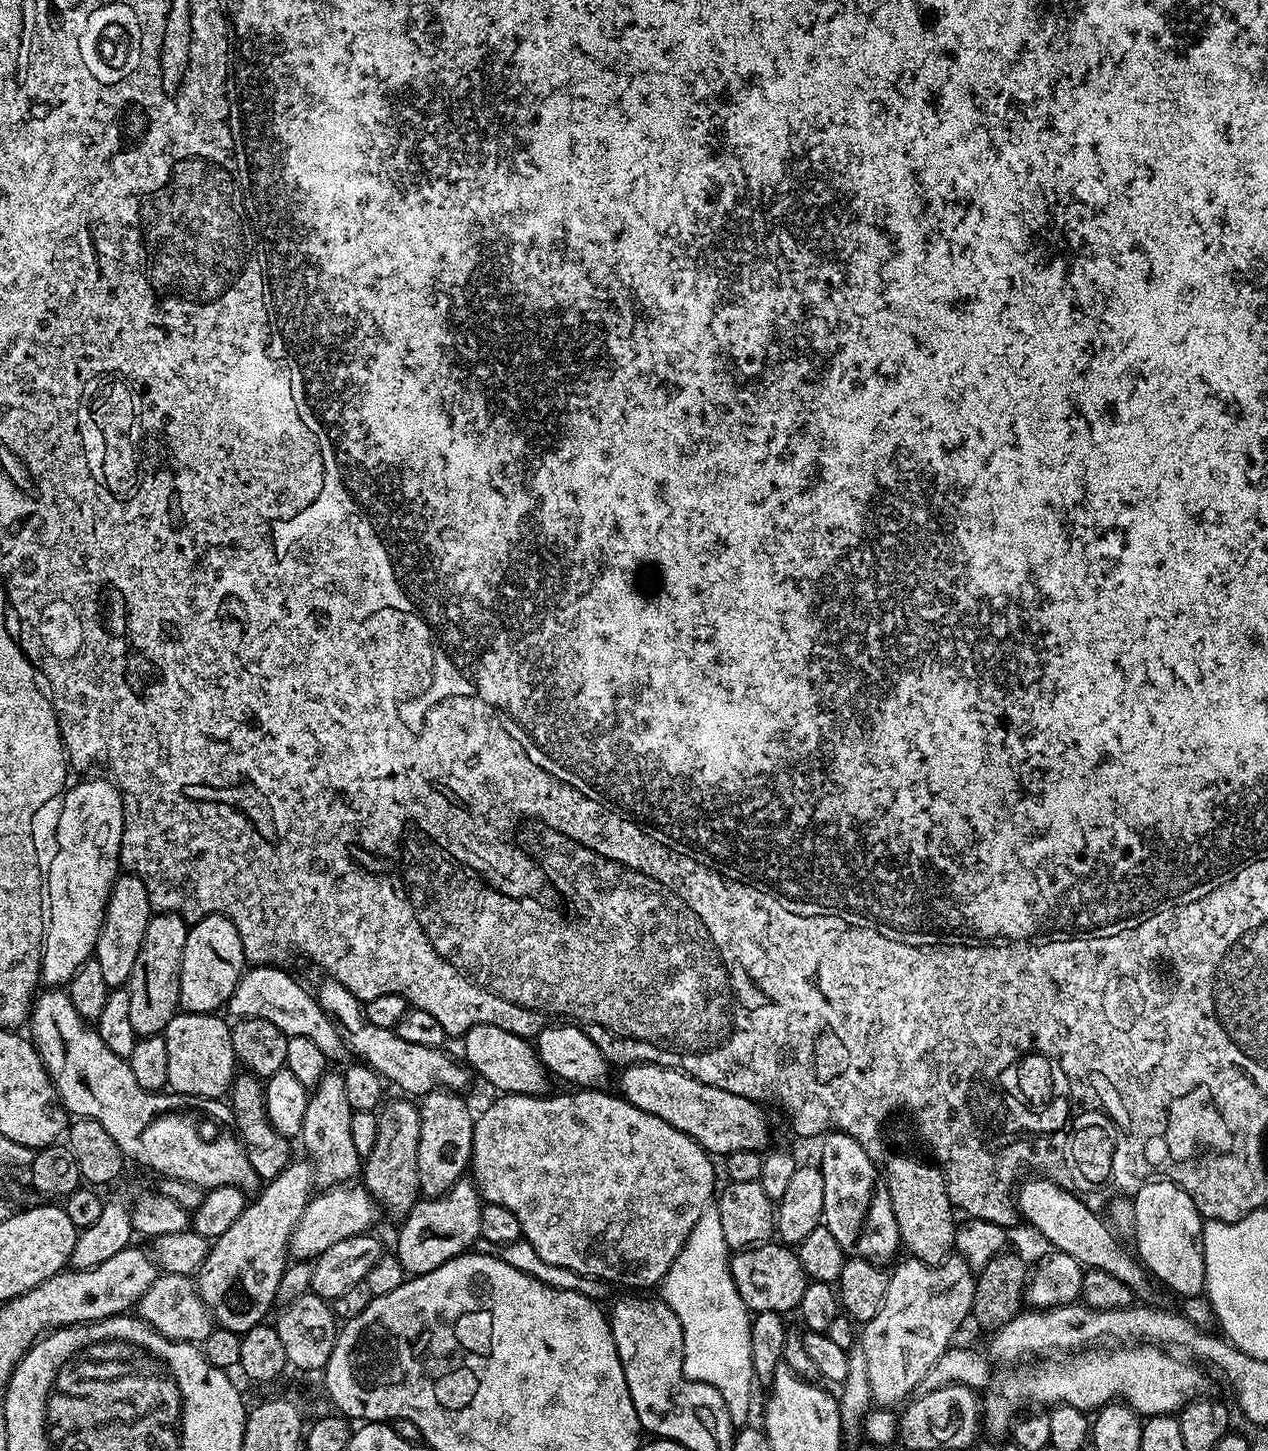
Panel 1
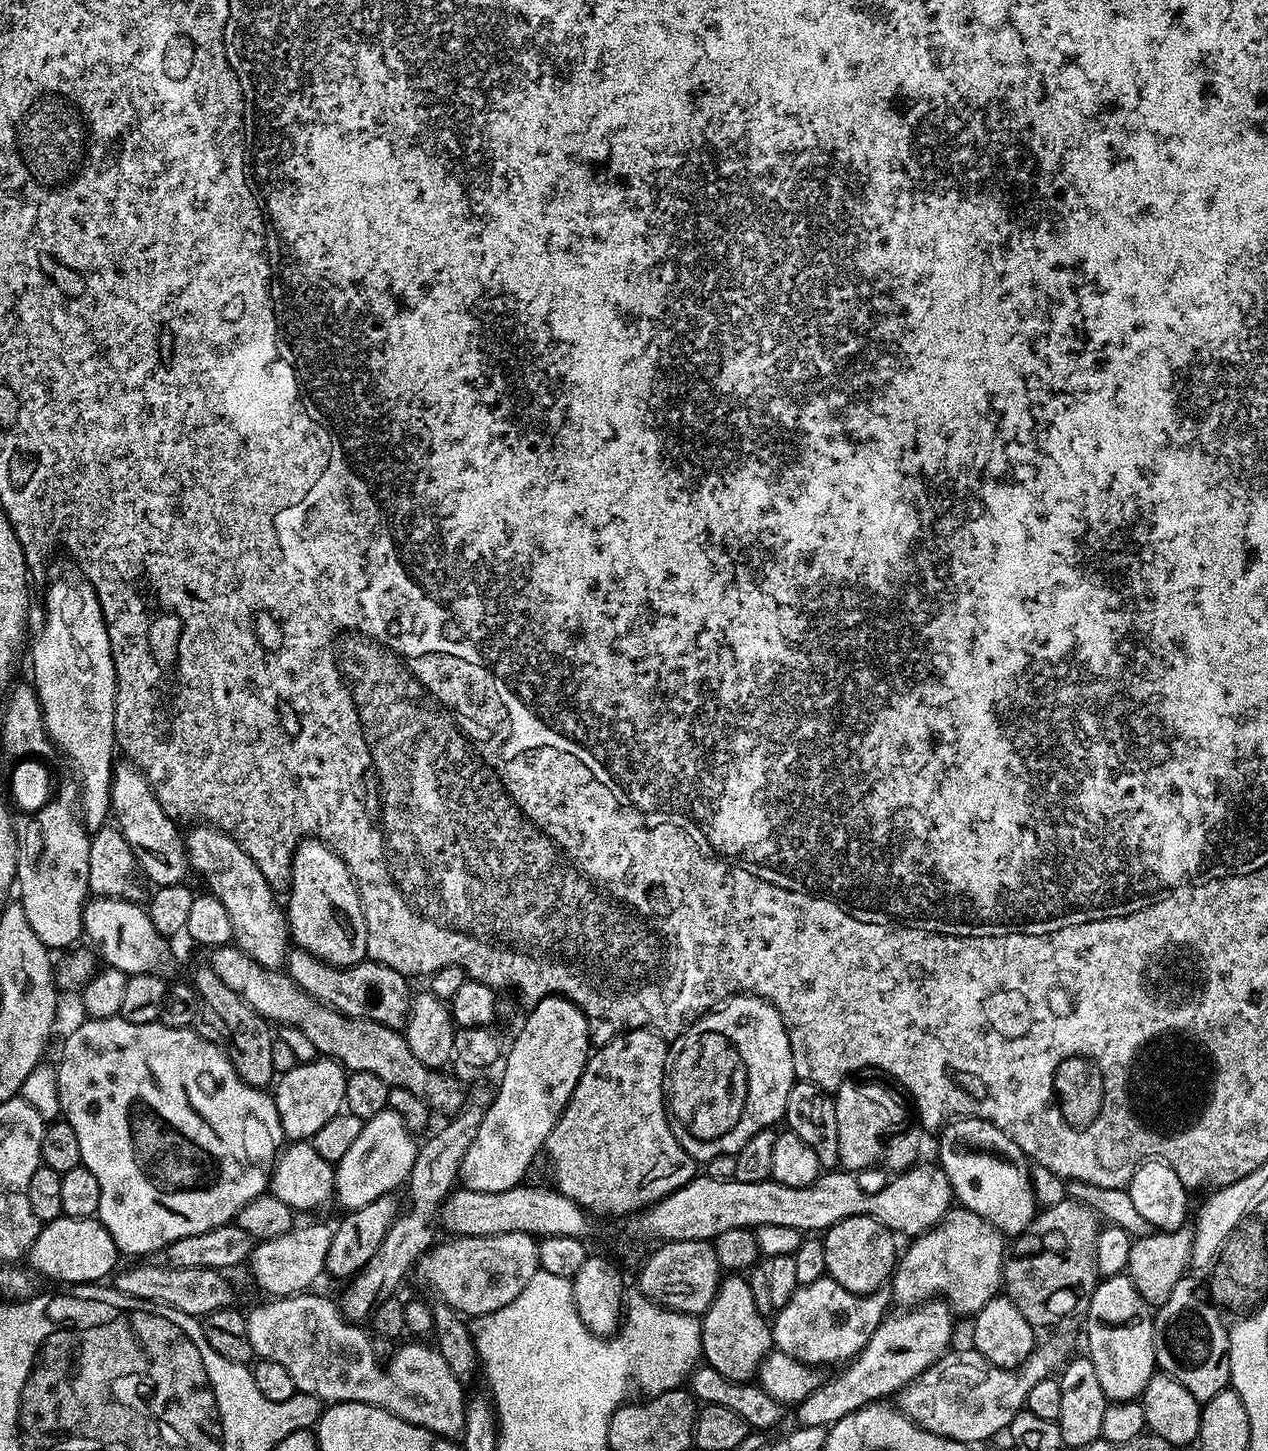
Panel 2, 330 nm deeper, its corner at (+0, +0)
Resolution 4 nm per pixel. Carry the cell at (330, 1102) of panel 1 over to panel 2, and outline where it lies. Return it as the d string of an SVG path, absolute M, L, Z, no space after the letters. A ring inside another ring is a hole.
M305 838L296 845L286 895L288 930L295 947L305 948L335 968L351 968L366 959L366 922L360 892L344 859L328 845L315 838Z

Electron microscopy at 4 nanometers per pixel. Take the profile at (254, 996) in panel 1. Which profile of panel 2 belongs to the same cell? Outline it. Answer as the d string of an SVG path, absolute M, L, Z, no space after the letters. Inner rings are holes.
M92 896L84 905L83 939L93 944L91 947L95 955L107 967L116 968L127 977L153 972L156 976L171 978L176 972L176 960L168 945L171 943L158 930L154 930L147 907L135 900Z

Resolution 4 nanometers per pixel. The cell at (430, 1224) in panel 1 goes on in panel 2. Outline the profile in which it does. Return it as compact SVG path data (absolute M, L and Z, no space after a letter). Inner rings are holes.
M561 995L544 997L524 1017L524 1025L503 1061L500 1089L495 1089L492 1105L460 1163L459 1183L470 1190L501 1192L523 1181L520 1179L547 1145L548 1135L566 1110L574 1086L578 1086L578 1078L588 1065L588 1020L574 1001Z

